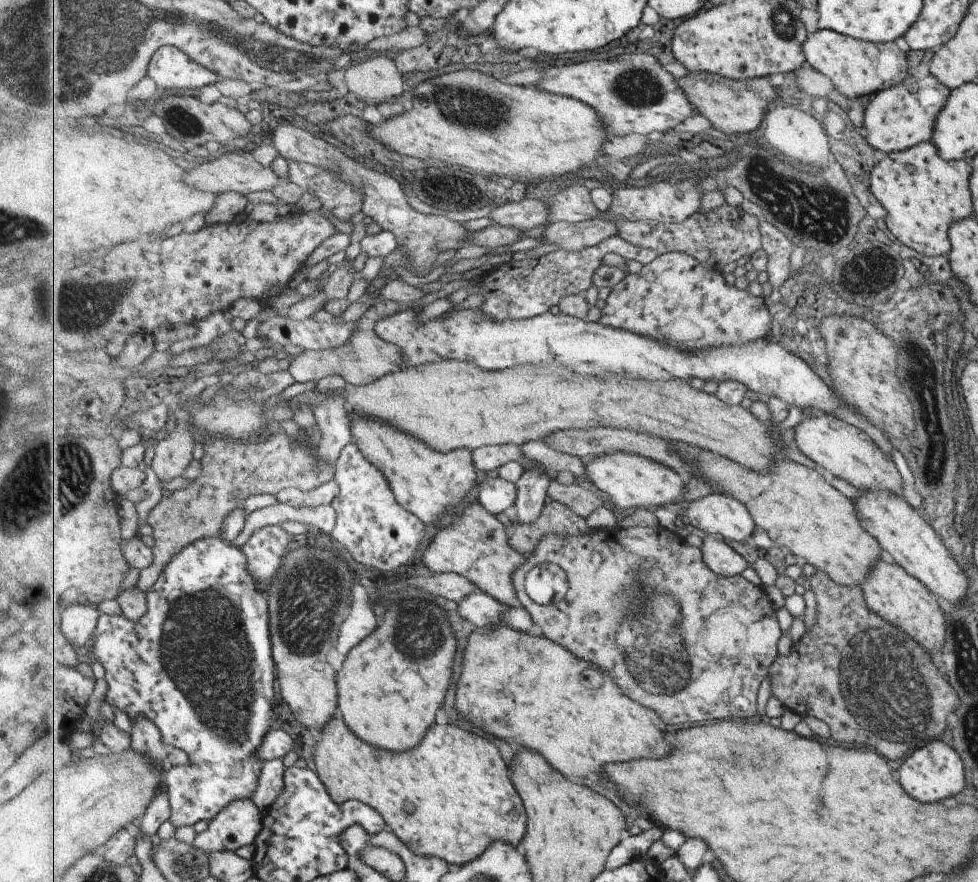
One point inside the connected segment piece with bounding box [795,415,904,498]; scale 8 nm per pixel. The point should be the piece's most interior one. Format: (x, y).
(850, 454)

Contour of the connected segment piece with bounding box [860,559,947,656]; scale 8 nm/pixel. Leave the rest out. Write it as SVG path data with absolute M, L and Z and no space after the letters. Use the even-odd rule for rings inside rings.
M881 559L875 564L871 576L860 587L872 611L902 629L926 653L930 653L930 656L932 652L943 649L947 638L945 616L940 600L900 565L889 564Z

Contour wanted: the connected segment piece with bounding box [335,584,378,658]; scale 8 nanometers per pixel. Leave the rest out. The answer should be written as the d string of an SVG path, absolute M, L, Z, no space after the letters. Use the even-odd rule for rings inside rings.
M358 584L354 588L354 608L348 620L341 626L340 636L335 646L347 658L349 654L374 630L378 628L378 616L374 612L374 601L368 590Z

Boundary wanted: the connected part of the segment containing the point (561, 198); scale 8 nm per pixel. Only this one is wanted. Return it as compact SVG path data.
M583 183L560 190L549 201L552 223L579 223L596 217L610 217L595 205L593 191Z

